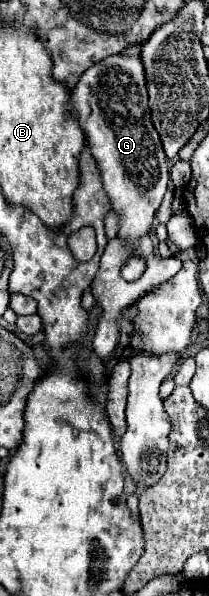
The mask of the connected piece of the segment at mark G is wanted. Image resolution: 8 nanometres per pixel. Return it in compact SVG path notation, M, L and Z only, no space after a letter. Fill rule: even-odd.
M141 54L107 56L91 66L73 88L71 108L77 114L91 154L101 170L103 188L119 214L119 236L135 240L149 232L169 184L167 158L151 122L149 94Z

